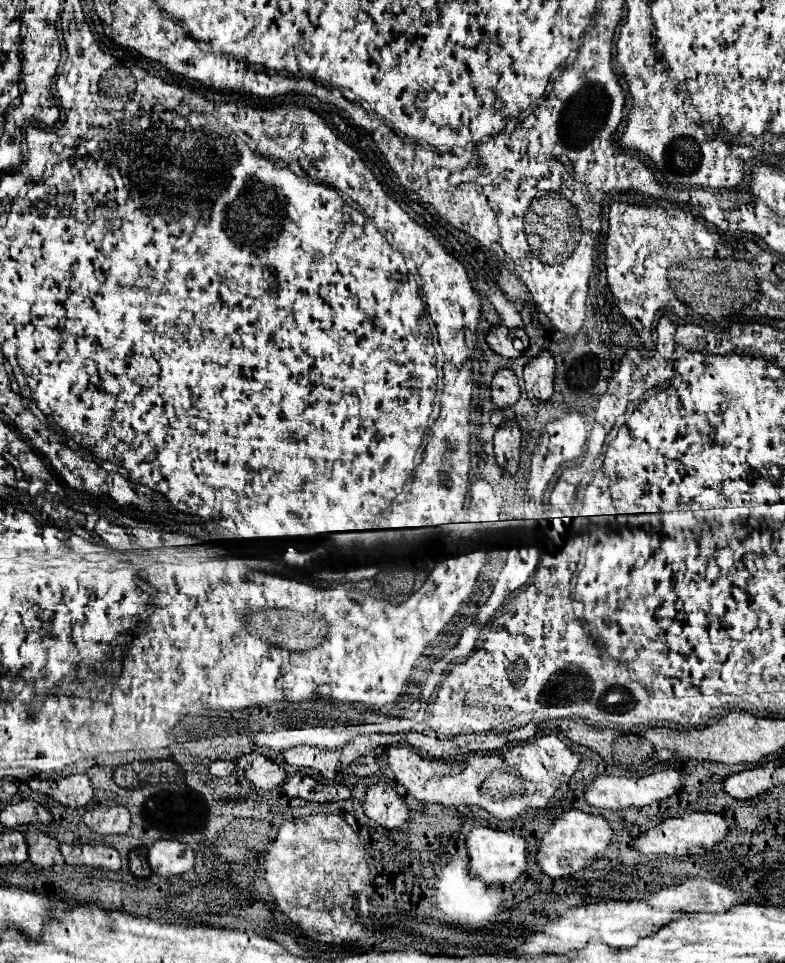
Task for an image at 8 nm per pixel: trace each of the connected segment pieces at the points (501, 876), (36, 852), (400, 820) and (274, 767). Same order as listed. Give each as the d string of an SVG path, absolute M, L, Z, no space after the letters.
M478 826L466 834L464 844L470 856L470 874L478 876L484 884L510 884L526 870L526 840L518 834Z
M28 830L24 834L26 844L28 844L28 858L30 862L34 862L36 866L48 868L54 864L64 864L64 858L58 850L58 842L38 830Z
M376 782L366 790L364 814L370 820L374 820L378 826L396 830L406 824L408 806L392 786L384 782Z
M244 754L236 760L236 766L244 770L244 776L262 790L272 790L286 780L286 772L272 760L260 754Z

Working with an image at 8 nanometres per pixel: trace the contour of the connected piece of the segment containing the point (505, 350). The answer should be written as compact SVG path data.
M492 326L488 336L486 336L486 342L488 346L504 356L504 358L512 358L516 360L518 356L522 356L526 350L528 350L528 336L524 330L518 330L518 328L506 328L506 326Z

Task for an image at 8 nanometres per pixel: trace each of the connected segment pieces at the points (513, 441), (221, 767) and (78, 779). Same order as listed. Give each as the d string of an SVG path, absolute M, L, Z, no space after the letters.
M506 422L494 434L494 456L502 470L508 474L516 474L518 460L520 460L520 438L522 432L518 424Z
M216 760L216 762L212 762L210 766L208 766L208 772L212 774L212 776L216 776L216 778L224 778L224 776L230 776L232 772L234 772L234 764L232 762L226 762L226 760Z
M70 774L56 782L50 796L64 806L82 808L92 800L92 784L86 774Z

